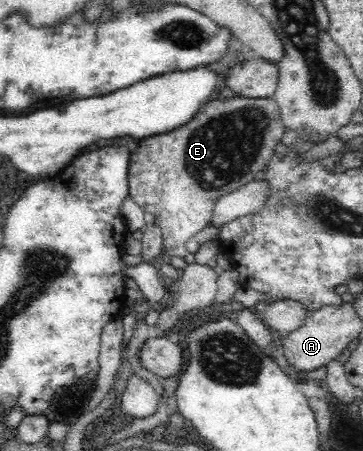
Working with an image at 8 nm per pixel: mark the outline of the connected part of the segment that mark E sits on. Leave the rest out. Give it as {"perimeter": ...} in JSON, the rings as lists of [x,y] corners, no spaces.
{"perimeter":[[[235,95],[233,97],[227,97],[224,99],[209,100],[199,111],[195,117],[191,119],[186,125],[175,129],[174,131],[160,134],[159,136],[143,137],[142,141],[138,142],[135,149],[130,154],[130,166],[128,169],[129,179],[129,196],[135,201],[143,211],[151,213],[155,217],[155,223],[161,228],[163,234],[163,247],[167,257],[184,257],[188,252],[184,249],[185,243],[188,239],[191,239],[193,235],[203,231],[205,227],[211,223],[213,210],[218,199],[221,199],[224,195],[234,192],[237,189],[243,187],[251,181],[255,181],[259,175],[259,172],[266,168],[267,161],[270,161],[272,154],[275,153],[277,145],[281,142],[285,133],[284,124],[282,123],[281,113],[276,101],[271,98],[265,99],[253,99],[251,97],[241,97]]]}

